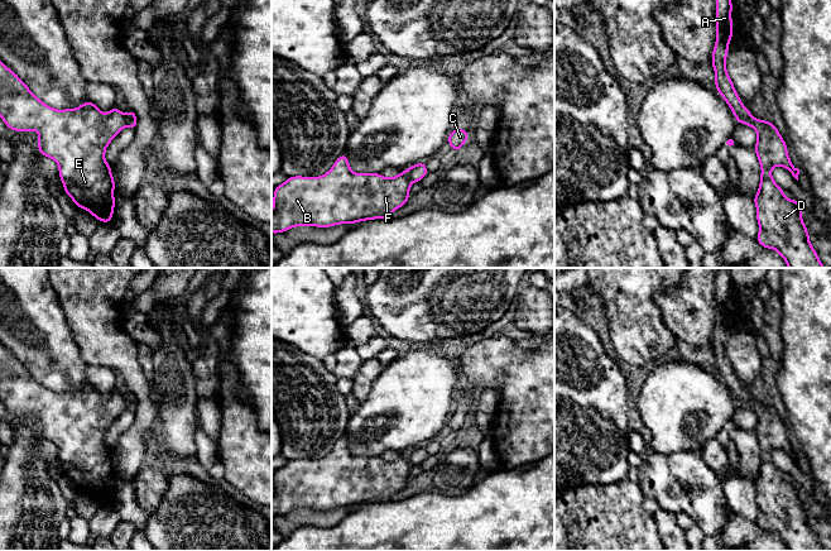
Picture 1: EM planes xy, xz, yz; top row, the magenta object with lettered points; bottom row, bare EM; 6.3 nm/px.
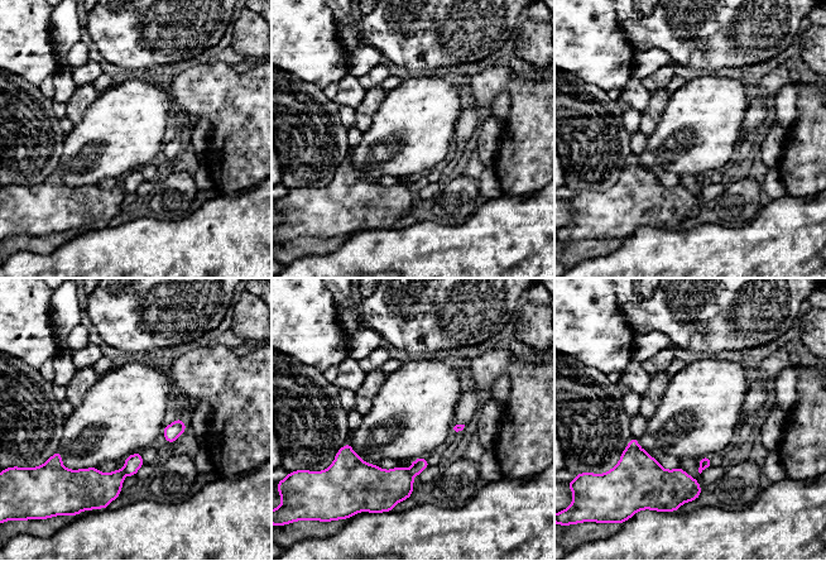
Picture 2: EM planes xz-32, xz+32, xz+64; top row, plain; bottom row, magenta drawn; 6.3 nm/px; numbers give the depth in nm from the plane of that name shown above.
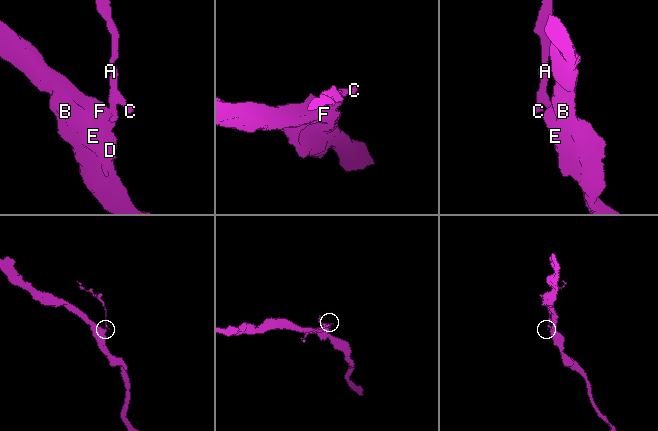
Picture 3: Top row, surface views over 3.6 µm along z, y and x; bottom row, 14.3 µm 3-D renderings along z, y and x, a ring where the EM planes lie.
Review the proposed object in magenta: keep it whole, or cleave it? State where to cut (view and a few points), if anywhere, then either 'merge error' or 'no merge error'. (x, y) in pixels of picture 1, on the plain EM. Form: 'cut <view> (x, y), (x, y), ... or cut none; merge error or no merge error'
cut xz (404, 454), (411, 466); merge error

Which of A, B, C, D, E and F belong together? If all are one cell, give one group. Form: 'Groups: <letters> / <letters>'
Groups: A C / B D E F

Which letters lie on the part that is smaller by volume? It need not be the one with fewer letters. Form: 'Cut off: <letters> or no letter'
Cut off: A, C

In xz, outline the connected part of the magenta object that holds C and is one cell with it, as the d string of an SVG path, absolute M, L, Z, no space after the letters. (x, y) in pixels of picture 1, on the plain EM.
M456 411L453 415L450 416L447 426L452 430L453 436L460 433L465 425L470 421L470 417L461 412Z

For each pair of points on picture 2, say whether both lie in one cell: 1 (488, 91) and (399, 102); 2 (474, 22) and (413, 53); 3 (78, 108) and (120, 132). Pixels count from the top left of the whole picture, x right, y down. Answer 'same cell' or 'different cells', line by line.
1: different cells
2: same cell
3: different cells

